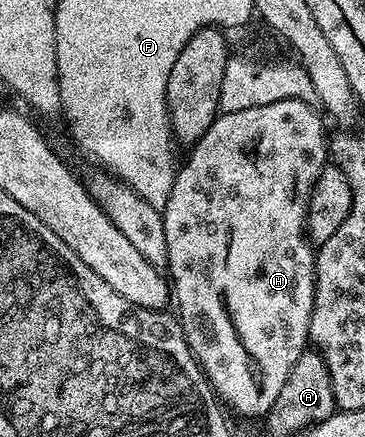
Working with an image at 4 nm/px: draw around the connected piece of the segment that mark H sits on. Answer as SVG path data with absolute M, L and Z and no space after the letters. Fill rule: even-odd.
M281 99L277 103L265 103L265 107L249 107L249 111L220 112L215 121L201 135L201 139L190 146L187 162L178 166L167 205L161 211L165 223L165 243L167 244L167 269L169 281L173 286L173 305L177 310L179 324L187 340L191 354L198 361L200 369L211 382L220 402L228 410L240 413L243 417L266 415L273 407L293 363L309 345L307 331L309 319L315 306L315 255L312 242L305 236L307 210L315 184L329 161L329 133L323 130L324 118L310 105L297 99Z

